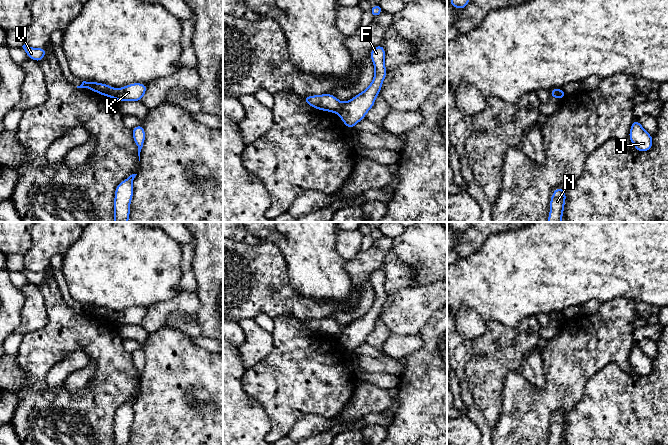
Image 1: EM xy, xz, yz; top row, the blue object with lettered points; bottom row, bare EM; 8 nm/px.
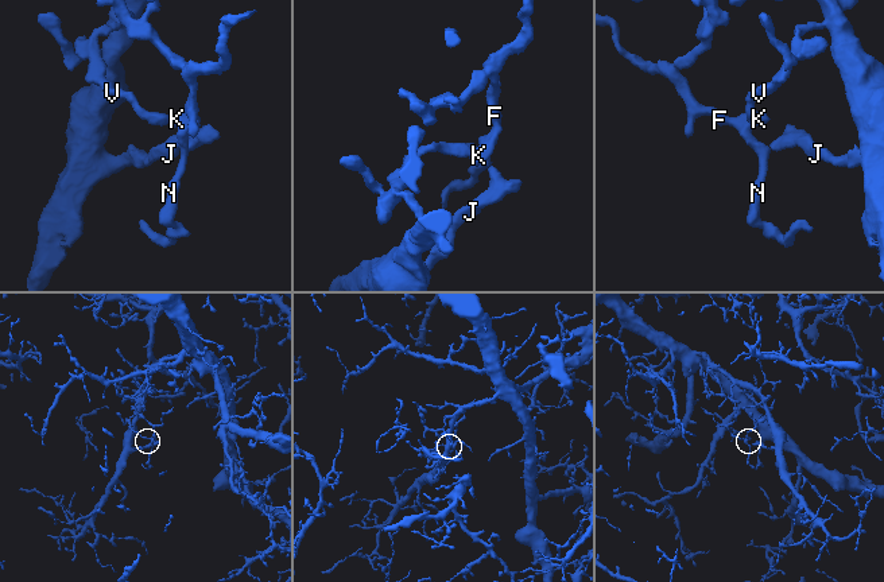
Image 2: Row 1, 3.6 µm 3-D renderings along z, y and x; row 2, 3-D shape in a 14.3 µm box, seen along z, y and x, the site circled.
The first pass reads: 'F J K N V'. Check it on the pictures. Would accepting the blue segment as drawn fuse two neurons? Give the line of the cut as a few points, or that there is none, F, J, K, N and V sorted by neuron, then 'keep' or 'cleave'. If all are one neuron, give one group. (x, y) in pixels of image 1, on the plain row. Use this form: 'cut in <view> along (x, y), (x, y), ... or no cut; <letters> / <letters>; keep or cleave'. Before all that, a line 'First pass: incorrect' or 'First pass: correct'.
First pass: incorrect
cut in xz along (343, 327), (337, 336); F K N / J V; cleave

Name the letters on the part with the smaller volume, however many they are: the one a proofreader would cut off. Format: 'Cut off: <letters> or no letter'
Cut off: F, K, N

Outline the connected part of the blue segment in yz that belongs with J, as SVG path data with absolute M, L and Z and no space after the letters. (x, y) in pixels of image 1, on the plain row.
M637 343L633 344L629 355L629 363L638 376L647 376L652 372L653 362Z

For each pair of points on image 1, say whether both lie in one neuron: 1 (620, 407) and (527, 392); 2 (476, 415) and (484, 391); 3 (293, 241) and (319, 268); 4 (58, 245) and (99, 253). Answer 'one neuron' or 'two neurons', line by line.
1: two neurons
2: two neurons
3: one neuron
4: two neurons

